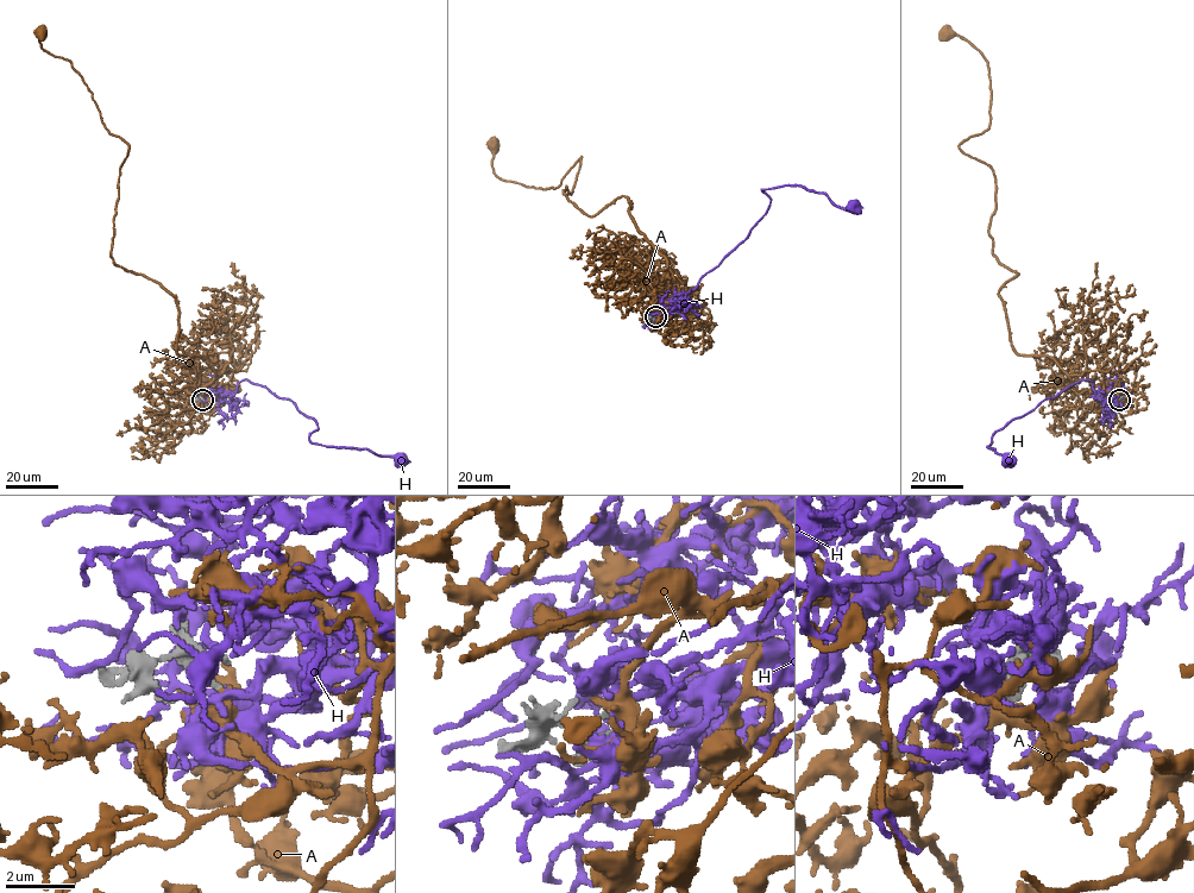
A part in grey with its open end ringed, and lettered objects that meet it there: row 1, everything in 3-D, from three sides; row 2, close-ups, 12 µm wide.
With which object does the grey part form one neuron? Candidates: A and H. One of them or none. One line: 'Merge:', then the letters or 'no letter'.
Merge: H

